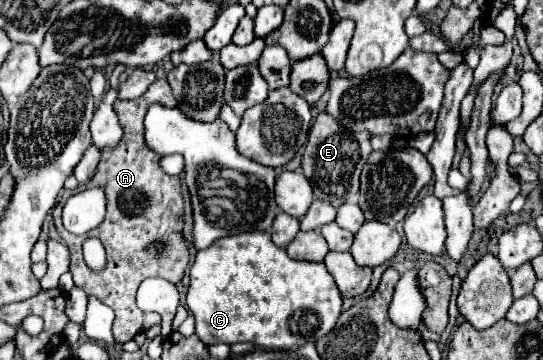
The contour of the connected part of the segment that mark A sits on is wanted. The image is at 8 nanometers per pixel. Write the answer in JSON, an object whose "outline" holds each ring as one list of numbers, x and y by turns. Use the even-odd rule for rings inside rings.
{"outline":[[157,79,139,99,133,101,115,101,115,113,119,117,119,123,123,127,123,139,119,141,119,145,115,147,105,147,101,149,101,161,97,165,97,171,93,175,93,179,89,181,89,185,105,185,105,193,107,193,107,217,105,221,99,225,99,229,93,229,87,237,95,235,103,241,105,251,107,251,107,259,109,265,101,271,95,273,91,271,85,261,83,261,83,253,81,253,81,243,87,237,79,237,79,235,71,235,69,231,65,231,65,227,61,225,61,209,63,203,59,201,53,209,53,221,55,221,55,229,61,235,61,239,67,243,69,251,71,251,71,273,73,273,73,281,77,287,81,287,89,297,97,297,101,303,105,303,107,307,111,307,115,311,115,323,113,323,113,335,119,343,125,343,129,339,133,339,137,333,143,333,145,329,161,323,161,319,155,313,143,313,137,305,135,305,135,293,137,287,141,285,143,279,147,277,163,277,171,283,179,283,183,279,185,267,189,263,189,251,187,245,181,237,181,215,183,215,183,199,181,199,181,179,179,177,171,177,165,175,159,167,159,155,153,153,151,149,147,149,147,143,143,139,143,117,147,111,147,105,151,103,163,103,167,107,175,107,175,97,171,97,171,89,167,85,165,79]]}

